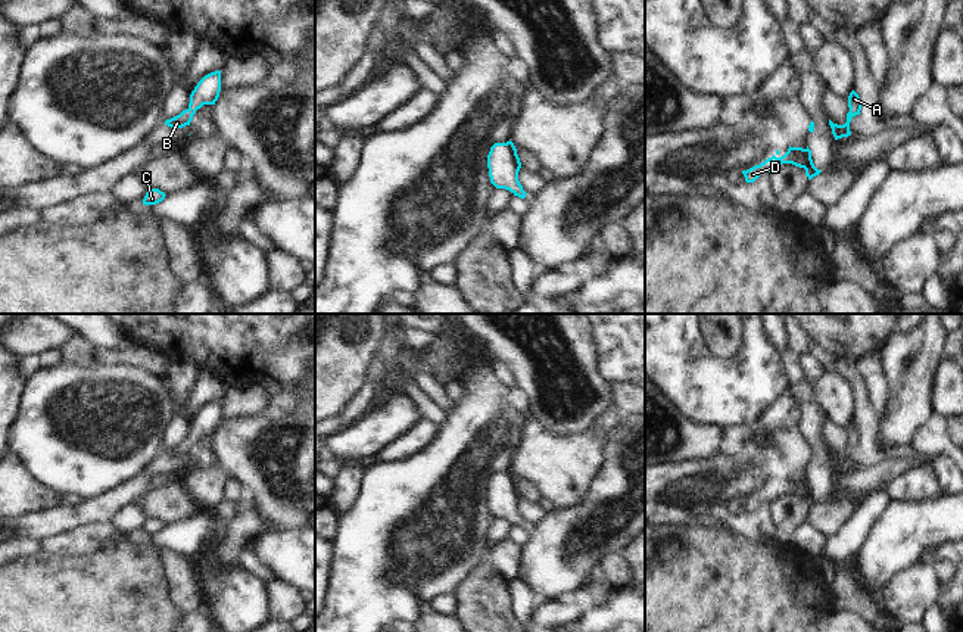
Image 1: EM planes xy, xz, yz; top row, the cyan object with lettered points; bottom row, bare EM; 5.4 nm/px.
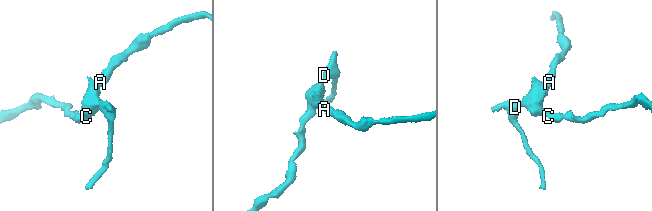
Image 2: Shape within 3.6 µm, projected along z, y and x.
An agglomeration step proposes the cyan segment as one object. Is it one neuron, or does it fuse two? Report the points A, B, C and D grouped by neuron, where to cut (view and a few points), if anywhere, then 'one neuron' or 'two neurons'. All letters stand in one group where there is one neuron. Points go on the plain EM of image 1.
A B C D; no cut; one neuron

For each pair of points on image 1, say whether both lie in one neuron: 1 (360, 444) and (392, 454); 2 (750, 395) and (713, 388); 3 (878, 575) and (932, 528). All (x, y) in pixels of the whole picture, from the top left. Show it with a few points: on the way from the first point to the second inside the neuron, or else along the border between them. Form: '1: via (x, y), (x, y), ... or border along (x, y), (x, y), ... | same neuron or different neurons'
1: border along (411, 430), (390, 442), (371, 461) | different neurons
2: via (741, 392), (722, 392) | same neuron
3: via (891, 562), (919, 534) | same neuron

